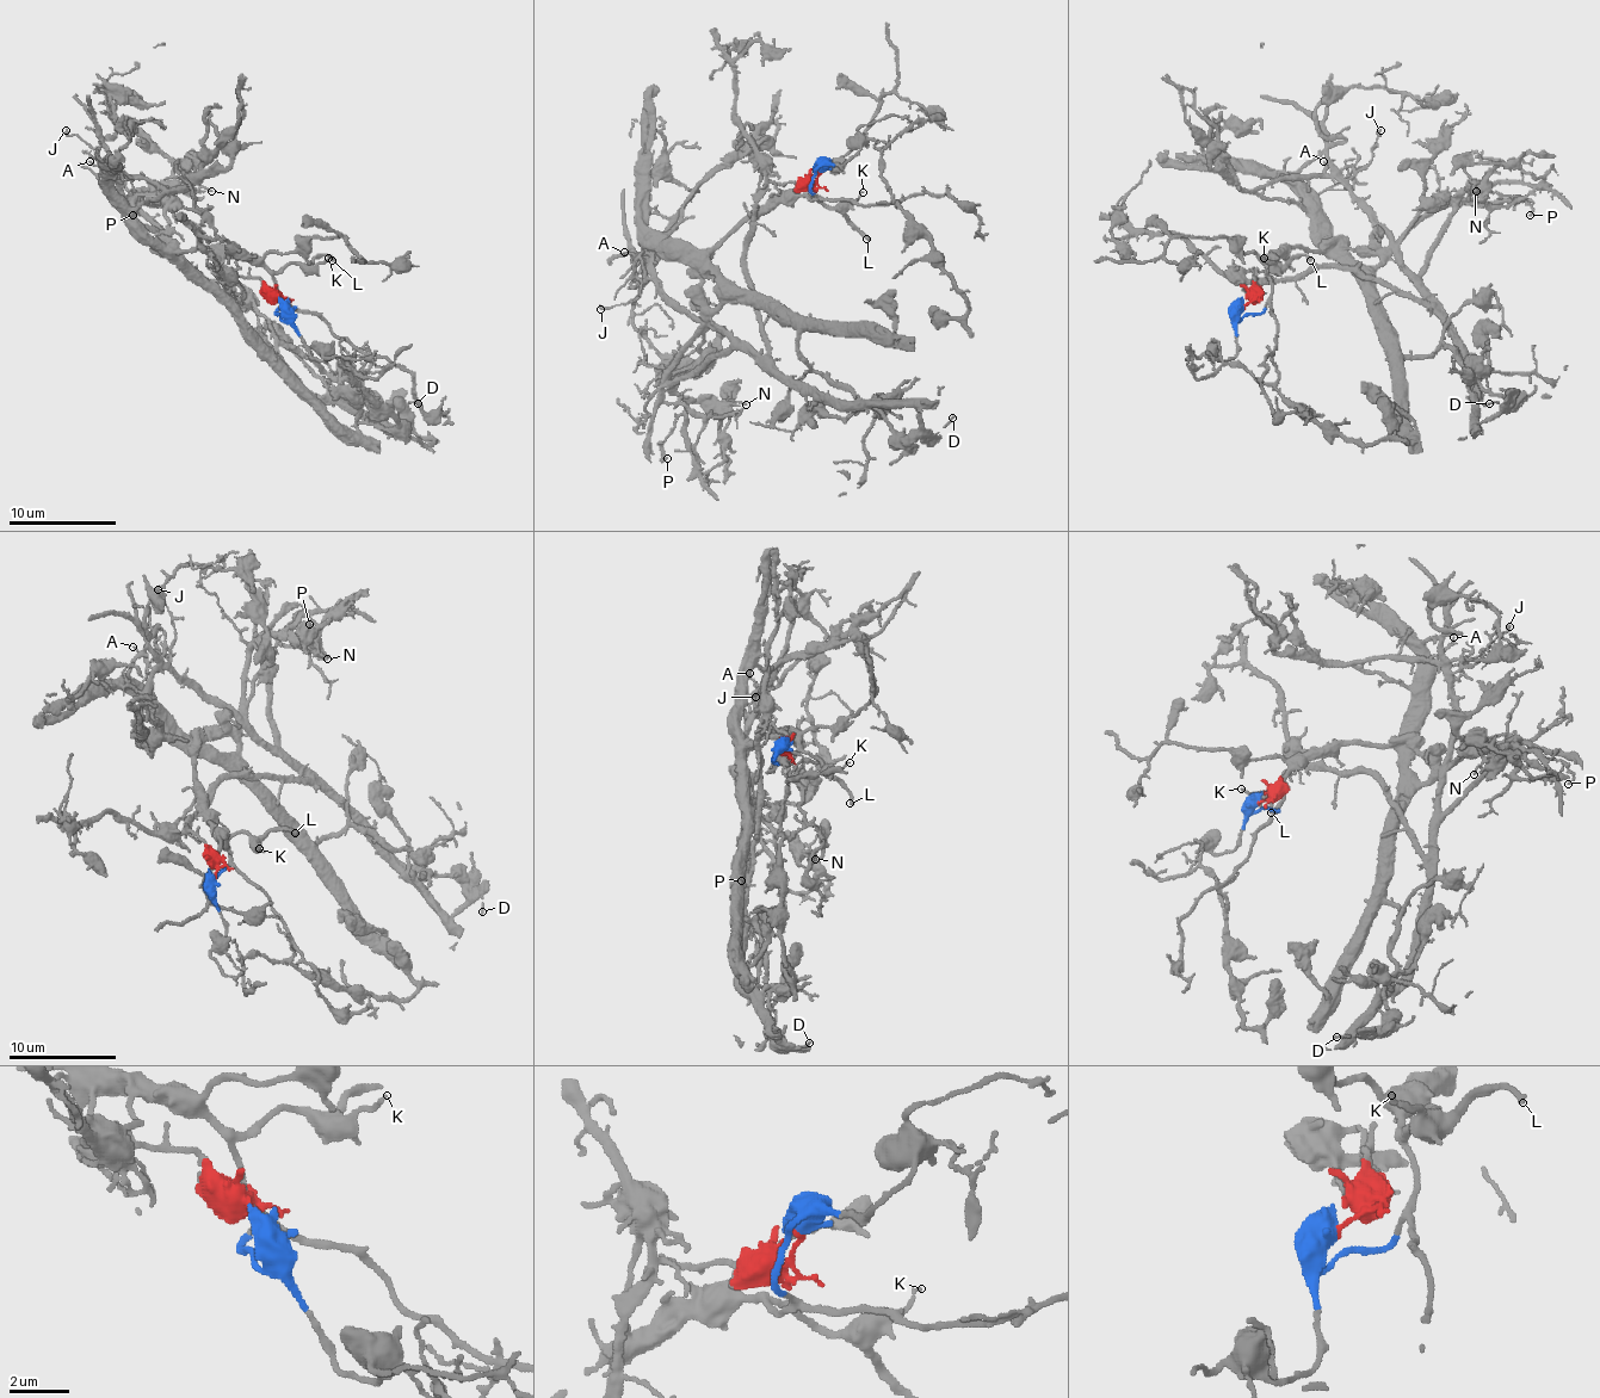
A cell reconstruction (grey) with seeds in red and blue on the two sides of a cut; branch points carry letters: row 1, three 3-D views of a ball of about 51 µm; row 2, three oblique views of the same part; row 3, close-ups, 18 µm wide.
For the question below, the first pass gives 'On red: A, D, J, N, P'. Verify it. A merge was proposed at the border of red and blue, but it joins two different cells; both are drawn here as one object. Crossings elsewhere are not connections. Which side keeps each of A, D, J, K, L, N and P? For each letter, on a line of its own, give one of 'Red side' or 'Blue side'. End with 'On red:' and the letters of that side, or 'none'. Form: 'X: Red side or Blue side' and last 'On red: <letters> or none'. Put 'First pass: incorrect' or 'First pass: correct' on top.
First pass: correct
A: Red side
D: Red side
J: Red side
K: Blue side
L: Blue side
N: Red side
P: Red side
On red: A, D, J, N, P

